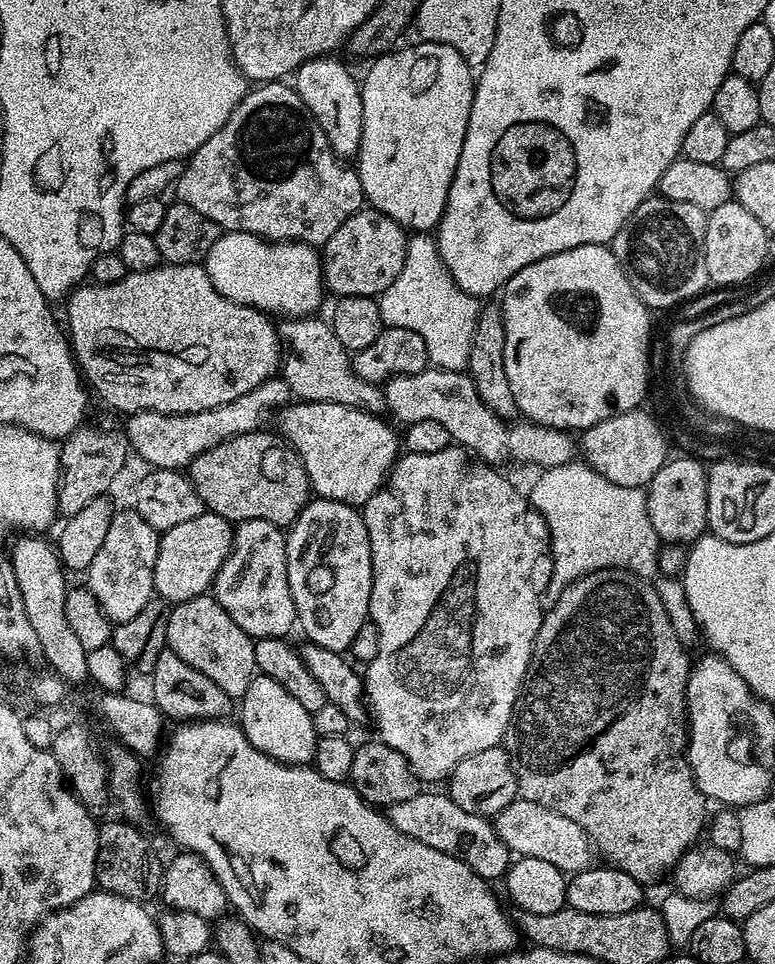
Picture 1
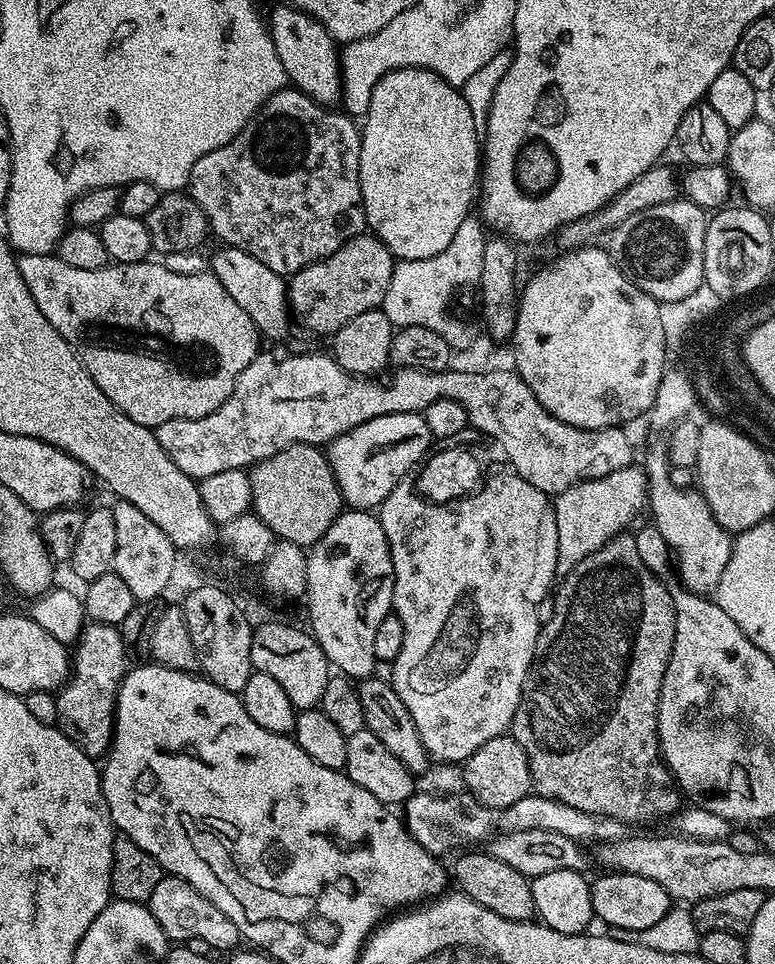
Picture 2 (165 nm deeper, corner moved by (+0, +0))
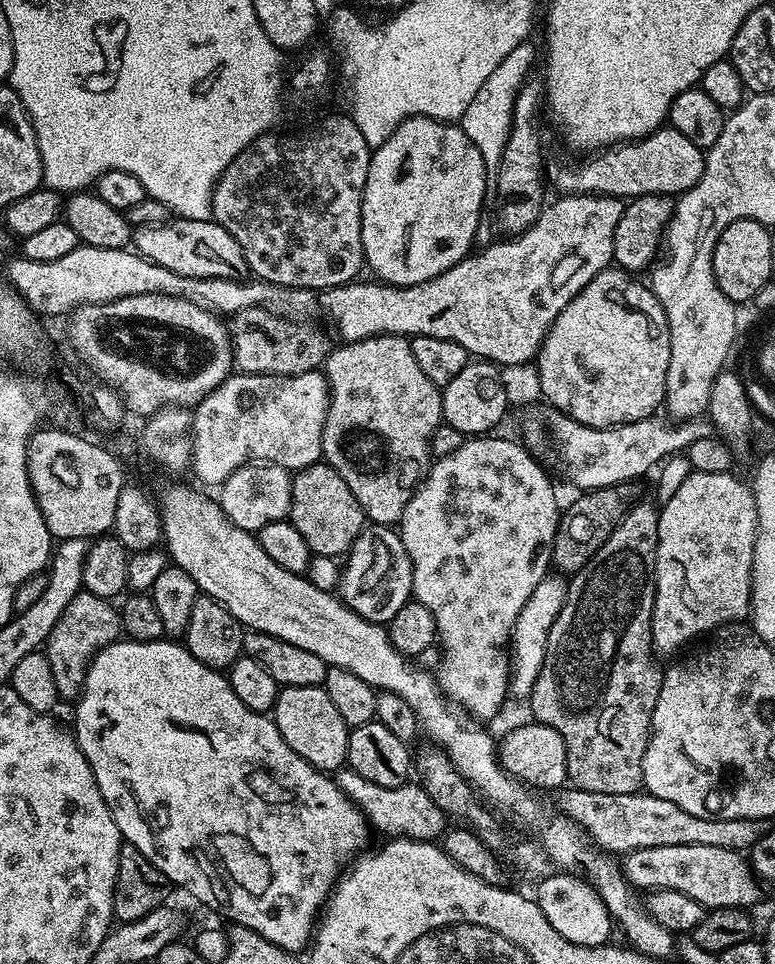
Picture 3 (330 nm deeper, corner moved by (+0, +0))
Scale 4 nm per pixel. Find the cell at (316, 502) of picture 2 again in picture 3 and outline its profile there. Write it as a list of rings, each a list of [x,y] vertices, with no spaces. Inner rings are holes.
[[[326,462],[299,469],[293,475],[292,501],[287,519],[292,521],[294,530],[306,538],[313,556],[343,557],[366,527],[366,517],[358,498],[354,498],[350,486],[342,482],[342,474]]]

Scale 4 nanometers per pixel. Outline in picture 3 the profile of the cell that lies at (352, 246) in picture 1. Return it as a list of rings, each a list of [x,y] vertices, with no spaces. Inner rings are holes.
[[[247,308],[241,312],[235,313],[230,320],[230,335],[232,337],[232,363],[241,373],[244,374],[262,374],[263,376],[297,376],[298,374],[306,374],[307,372],[315,372],[323,365],[328,358],[328,353],[332,351],[333,341],[328,341],[328,336],[320,328],[311,328],[311,323],[297,322],[291,318],[285,318],[283,315],[277,314],[270,308]]]

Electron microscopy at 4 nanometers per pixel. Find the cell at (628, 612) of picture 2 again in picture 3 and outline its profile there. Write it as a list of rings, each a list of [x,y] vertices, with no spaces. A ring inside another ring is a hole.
[[[636,502],[624,513],[617,527],[602,543],[601,548],[584,566],[568,580],[568,593],[564,603],[560,605],[560,612],[554,618],[550,626],[549,636],[546,638],[545,661],[538,673],[537,681],[533,684],[530,695],[532,702],[531,719],[537,724],[545,724],[558,734],[566,742],[566,762],[568,763],[568,780],[573,785],[587,792],[598,794],[634,794],[641,791],[644,786],[642,778],[642,758],[646,754],[648,735],[652,732],[652,715],[654,706],[658,702],[658,690],[662,690],[664,672],[662,668],[652,661],[654,649],[652,646],[652,611],[654,610],[654,598],[656,597],[656,547],[658,546],[658,522],[660,516],[655,503],[640,504]]]

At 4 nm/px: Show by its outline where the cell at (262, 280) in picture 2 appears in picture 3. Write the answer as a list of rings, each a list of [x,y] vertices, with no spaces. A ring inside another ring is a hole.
[[[169,218],[163,224],[142,224],[132,233],[132,244],[135,251],[158,266],[166,266],[166,270],[174,270],[174,274],[193,276],[194,278],[226,278],[227,280],[243,280],[249,275],[248,263],[242,254],[242,246],[234,242],[234,238],[215,220],[182,220]]]

